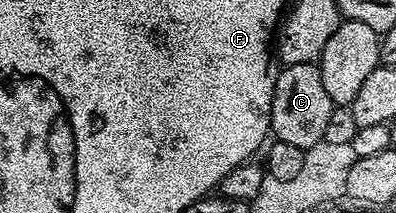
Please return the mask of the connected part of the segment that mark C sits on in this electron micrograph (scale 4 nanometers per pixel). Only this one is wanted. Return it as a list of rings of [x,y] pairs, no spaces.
[[[314,63],[291,64],[277,75],[275,92],[271,100],[269,128],[272,137],[283,144],[295,144],[295,148],[307,151],[313,145],[325,141],[327,124],[334,104],[323,89],[320,65]]]

